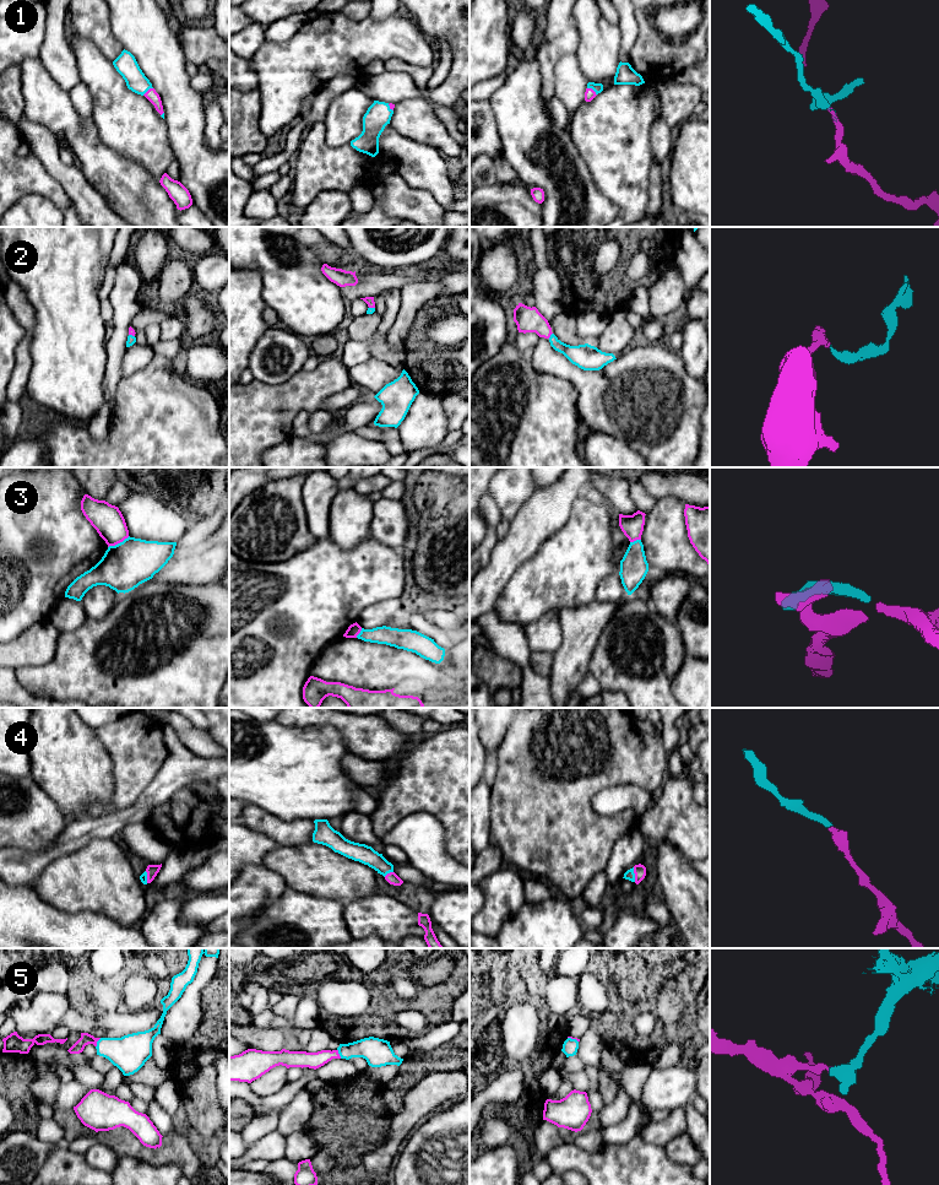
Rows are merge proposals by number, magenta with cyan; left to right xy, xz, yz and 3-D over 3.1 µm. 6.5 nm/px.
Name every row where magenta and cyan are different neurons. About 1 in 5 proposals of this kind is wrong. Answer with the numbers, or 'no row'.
no row

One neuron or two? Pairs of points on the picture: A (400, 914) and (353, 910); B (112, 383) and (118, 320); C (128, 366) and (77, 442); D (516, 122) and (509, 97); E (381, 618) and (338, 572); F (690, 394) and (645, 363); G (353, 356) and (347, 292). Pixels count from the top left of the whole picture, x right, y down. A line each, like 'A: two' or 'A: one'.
A: one
B: one
C: two
D: one
E: two
F: one
G: two

